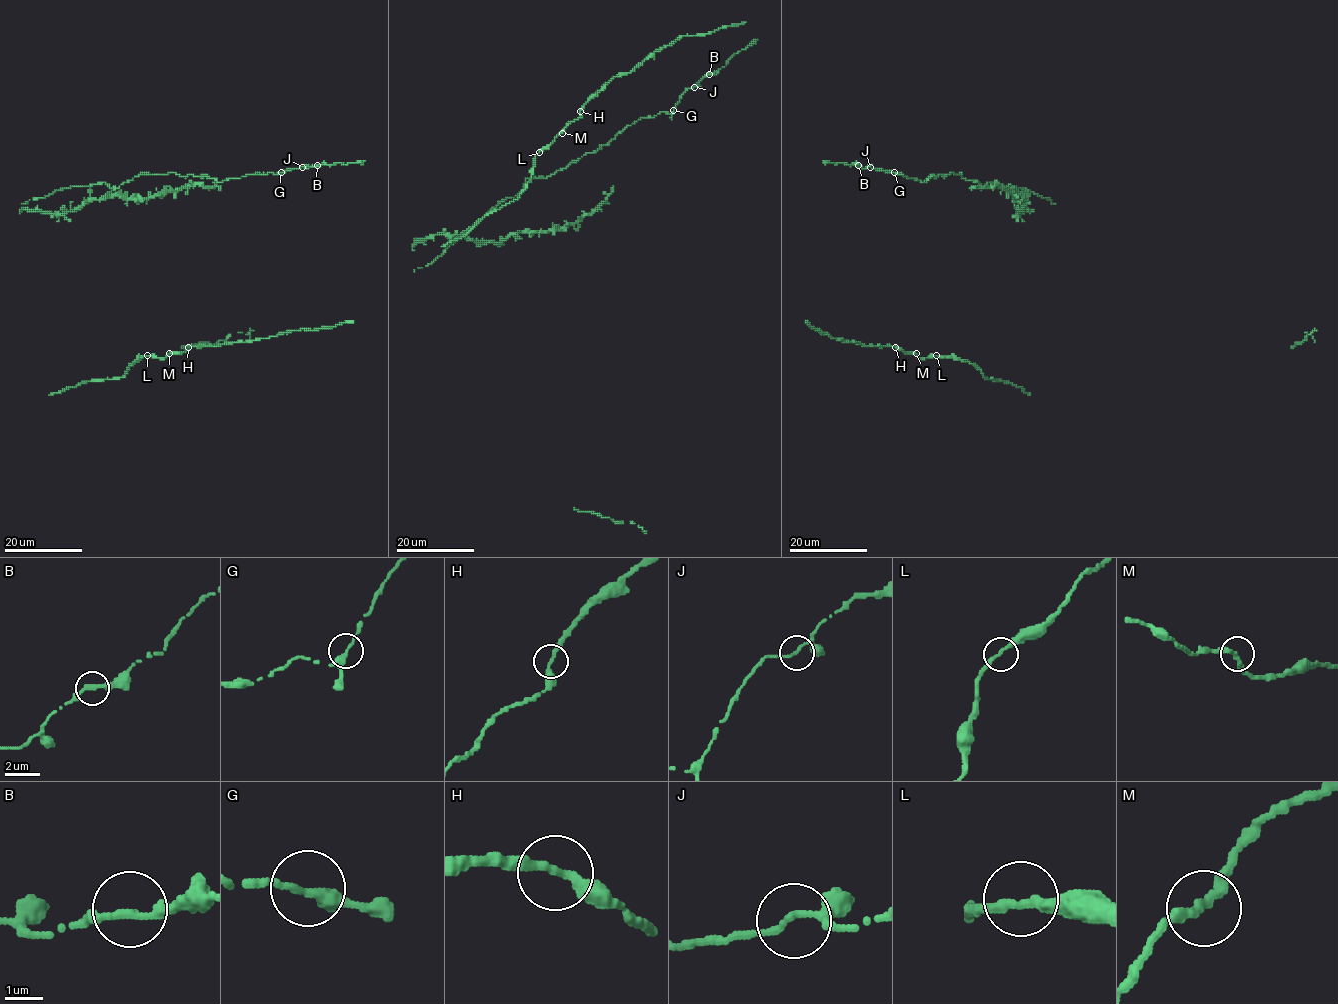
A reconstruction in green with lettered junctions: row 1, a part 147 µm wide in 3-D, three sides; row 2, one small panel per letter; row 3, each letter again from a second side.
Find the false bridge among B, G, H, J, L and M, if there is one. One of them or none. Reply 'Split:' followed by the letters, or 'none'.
Split: none

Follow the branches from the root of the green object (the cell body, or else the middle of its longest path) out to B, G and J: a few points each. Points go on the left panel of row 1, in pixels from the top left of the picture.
B: (361, 164), (317, 165)
G: (361, 164), (338, 162), (281, 172)
J: (361, 164), (338, 162), (302, 167)

